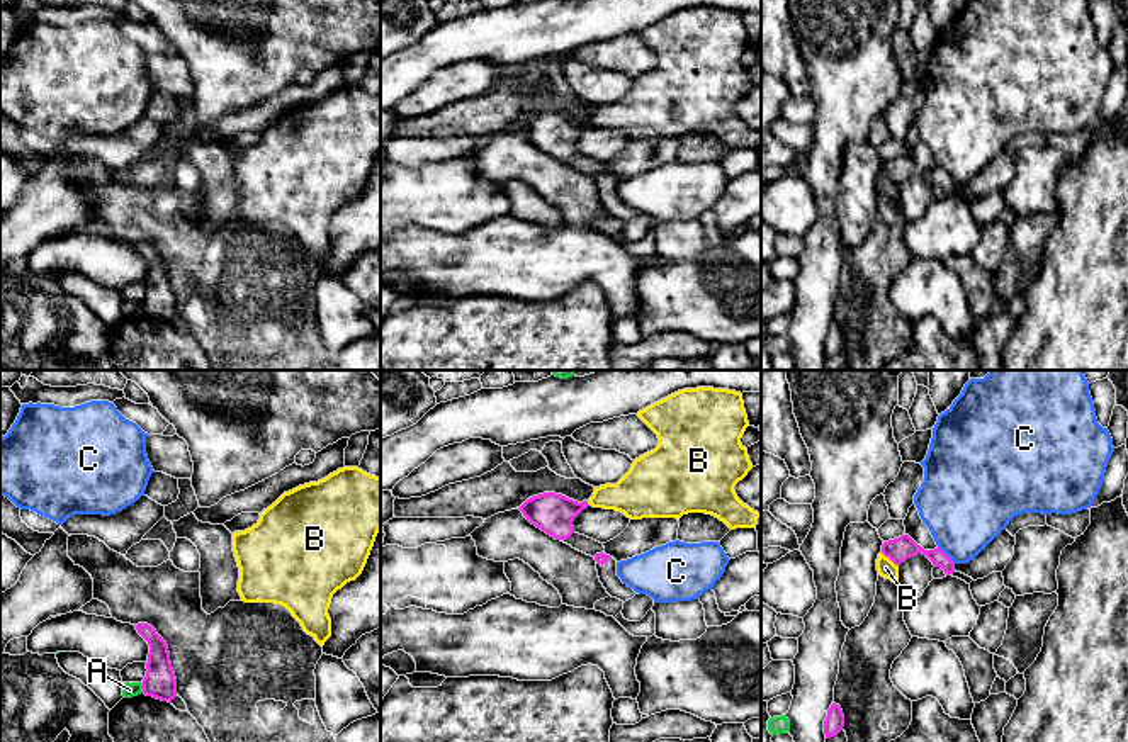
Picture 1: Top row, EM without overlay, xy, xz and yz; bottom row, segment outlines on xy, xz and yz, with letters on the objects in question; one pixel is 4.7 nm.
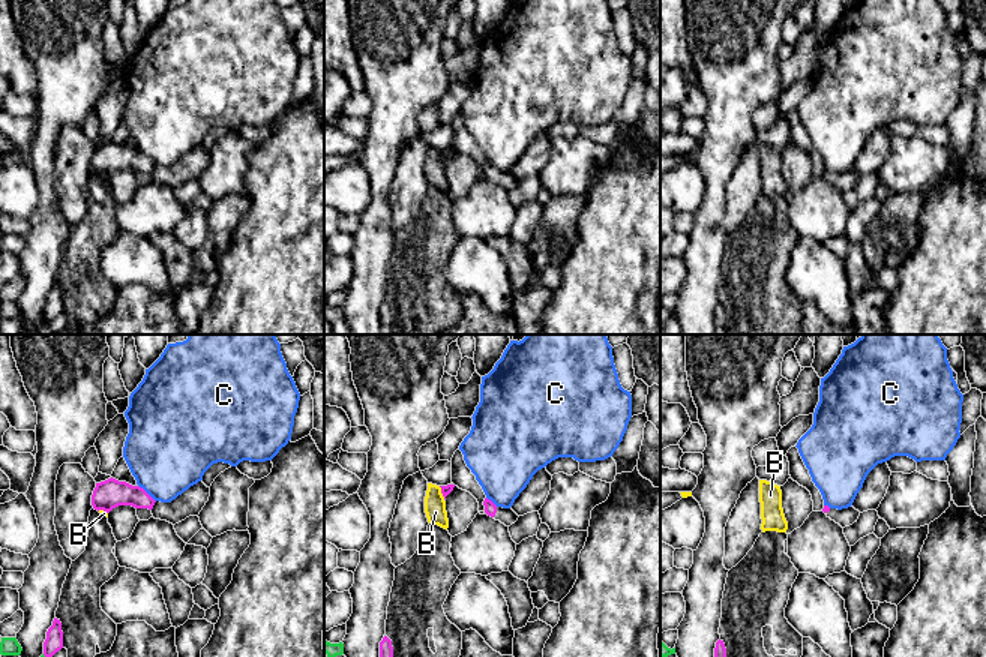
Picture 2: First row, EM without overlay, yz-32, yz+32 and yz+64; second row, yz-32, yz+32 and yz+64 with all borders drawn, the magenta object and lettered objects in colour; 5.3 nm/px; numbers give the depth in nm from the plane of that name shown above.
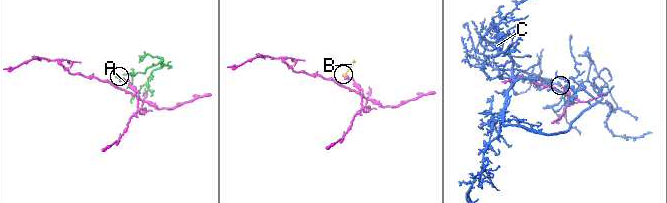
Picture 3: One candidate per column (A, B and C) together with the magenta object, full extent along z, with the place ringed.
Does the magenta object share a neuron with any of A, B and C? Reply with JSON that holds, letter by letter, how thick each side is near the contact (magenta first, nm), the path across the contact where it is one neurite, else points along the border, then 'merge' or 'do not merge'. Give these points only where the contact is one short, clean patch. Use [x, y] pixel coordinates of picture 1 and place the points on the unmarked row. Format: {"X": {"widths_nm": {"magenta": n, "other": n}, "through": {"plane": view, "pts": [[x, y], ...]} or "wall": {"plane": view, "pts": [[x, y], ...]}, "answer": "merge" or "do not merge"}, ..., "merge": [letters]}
{"A": {"widths_nm": {"magenta": 150, "other": 70}, "answer": "do not merge"}, "B": {"widths_nm": {"magenta": 120, "other": 90}, "wall": {"plane": "yz", "pts": [[880, 172], [897, 185]]}, "answer": "do not merge"}, "C": {"widths_nm": {"magenta": 120, "other": 400}, "answer": "do not merge"}, "merge": []}

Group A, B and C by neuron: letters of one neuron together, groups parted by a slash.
A / B / C

